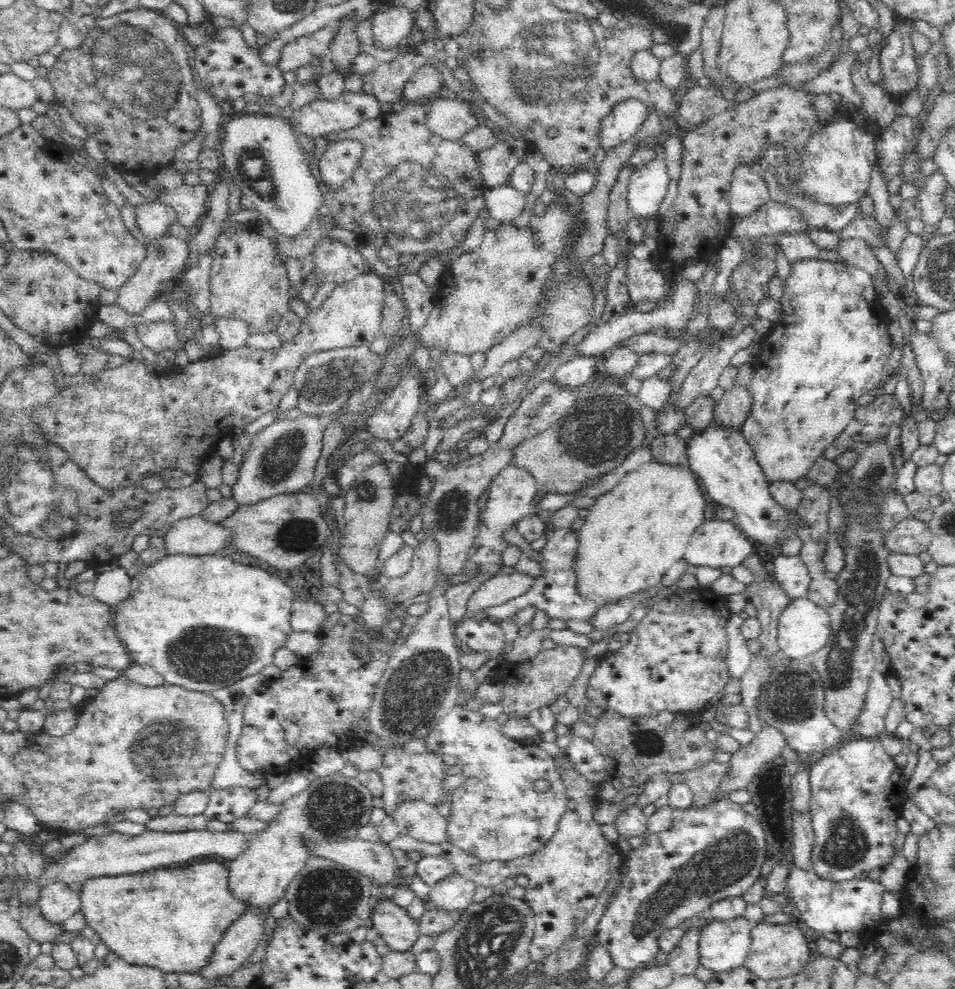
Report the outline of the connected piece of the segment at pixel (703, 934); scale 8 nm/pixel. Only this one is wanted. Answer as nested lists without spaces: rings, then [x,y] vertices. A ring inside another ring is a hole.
[[[742,916],[730,922],[710,920],[697,934],[700,966],[728,973],[743,966],[749,951],[749,930],[754,926]]]

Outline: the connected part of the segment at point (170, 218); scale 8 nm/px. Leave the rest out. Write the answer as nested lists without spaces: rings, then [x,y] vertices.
[[[161,201],[138,206],[136,212],[137,225],[149,239],[168,233],[170,226],[174,226],[178,218],[176,209]]]

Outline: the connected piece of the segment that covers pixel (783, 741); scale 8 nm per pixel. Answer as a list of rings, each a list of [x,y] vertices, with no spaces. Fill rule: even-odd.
[[[768,722],[755,734],[751,742],[731,754],[721,783],[713,796],[713,802],[730,798],[732,792],[744,790],[754,780],[754,776],[772,760],[780,756],[788,745],[788,735]]]

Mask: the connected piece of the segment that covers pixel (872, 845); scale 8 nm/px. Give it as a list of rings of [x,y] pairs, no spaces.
[[[848,738],[839,748],[822,756],[808,768],[811,795],[809,812],[813,817],[813,845],[809,854],[809,868],[821,879],[845,881],[849,878],[866,879],[872,870],[883,870],[902,855],[896,842],[900,838],[899,817],[902,816],[906,794],[898,786],[899,767],[888,755],[880,739]]]

